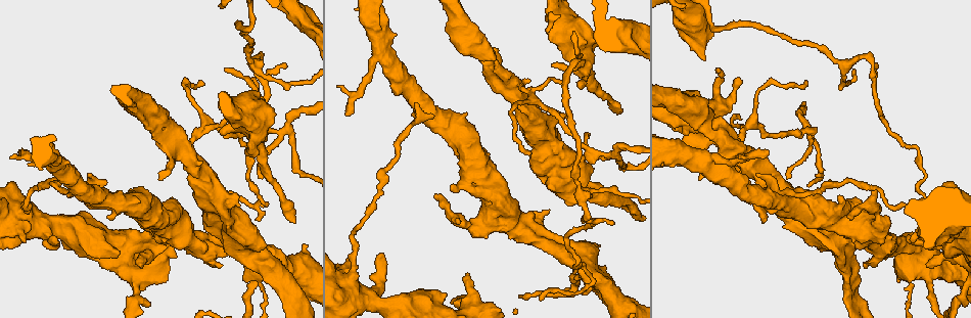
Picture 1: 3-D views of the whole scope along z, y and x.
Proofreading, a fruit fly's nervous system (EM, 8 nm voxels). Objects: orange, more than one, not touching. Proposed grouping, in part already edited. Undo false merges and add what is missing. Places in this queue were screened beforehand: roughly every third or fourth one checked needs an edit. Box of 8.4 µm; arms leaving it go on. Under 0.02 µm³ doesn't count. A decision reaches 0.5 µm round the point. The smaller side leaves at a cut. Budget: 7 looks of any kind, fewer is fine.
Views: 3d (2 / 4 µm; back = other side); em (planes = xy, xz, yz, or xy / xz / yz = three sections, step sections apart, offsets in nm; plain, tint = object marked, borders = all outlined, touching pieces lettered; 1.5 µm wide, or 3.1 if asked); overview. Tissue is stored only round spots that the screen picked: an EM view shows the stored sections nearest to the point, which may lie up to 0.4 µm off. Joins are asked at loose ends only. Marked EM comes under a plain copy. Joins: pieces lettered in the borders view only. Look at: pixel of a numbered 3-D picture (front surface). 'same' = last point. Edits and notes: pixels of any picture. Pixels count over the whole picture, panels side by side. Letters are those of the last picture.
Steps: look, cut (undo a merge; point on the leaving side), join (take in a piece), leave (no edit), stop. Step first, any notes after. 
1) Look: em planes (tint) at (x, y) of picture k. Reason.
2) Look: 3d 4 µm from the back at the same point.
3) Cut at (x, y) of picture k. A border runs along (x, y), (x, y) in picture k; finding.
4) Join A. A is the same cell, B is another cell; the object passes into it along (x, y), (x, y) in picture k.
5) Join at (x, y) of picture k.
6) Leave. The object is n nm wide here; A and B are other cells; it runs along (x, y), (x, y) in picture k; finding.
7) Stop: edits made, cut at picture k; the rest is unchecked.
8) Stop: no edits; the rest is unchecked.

Look: em yz step 8 (borders) at (847, 62) of picture 1. Thick turns thin.

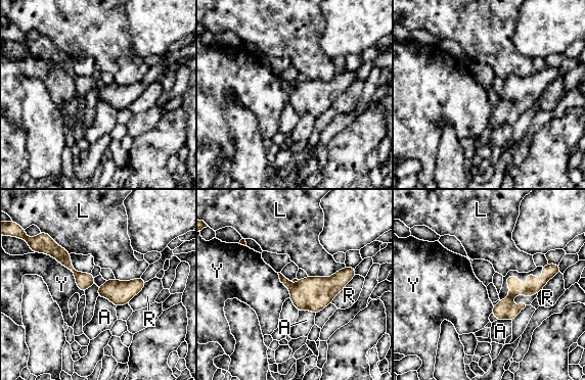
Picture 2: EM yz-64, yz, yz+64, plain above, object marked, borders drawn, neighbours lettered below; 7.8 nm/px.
Look: em planes (borders) at the same point.

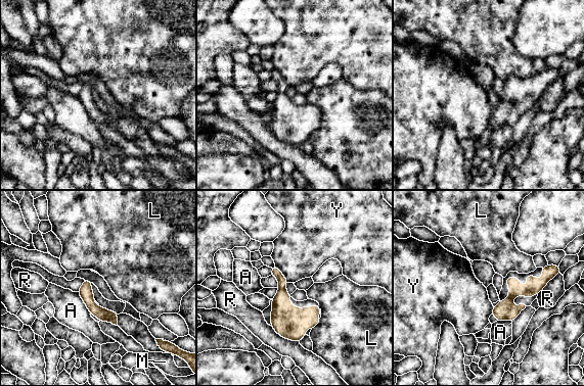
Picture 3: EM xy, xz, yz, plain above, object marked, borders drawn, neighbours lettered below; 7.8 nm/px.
Leave. The object is 140 nm wide here; the longest contact is with R, 280 nm; A, L, M, R and Y are other cells; all the same neuron.

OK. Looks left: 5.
Look: em yz step 8 (borders) at (618, 109) of picture 1. Branch stops here.

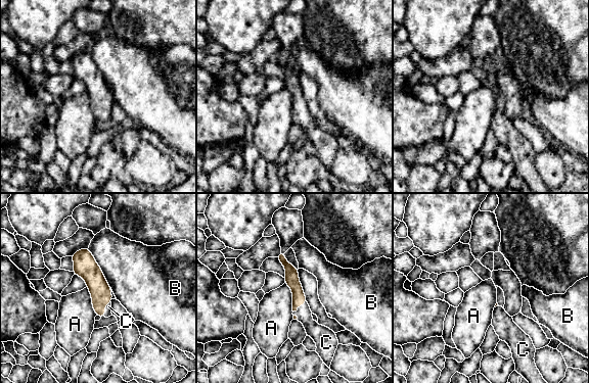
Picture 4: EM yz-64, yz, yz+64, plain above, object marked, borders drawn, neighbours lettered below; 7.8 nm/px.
Join C. C is the same cell, A and B are other cells; the object passes into it along (100, 291), (104, 308), (108, 306) in picture 4; it goes on there.

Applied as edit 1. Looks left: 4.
Look: overview.

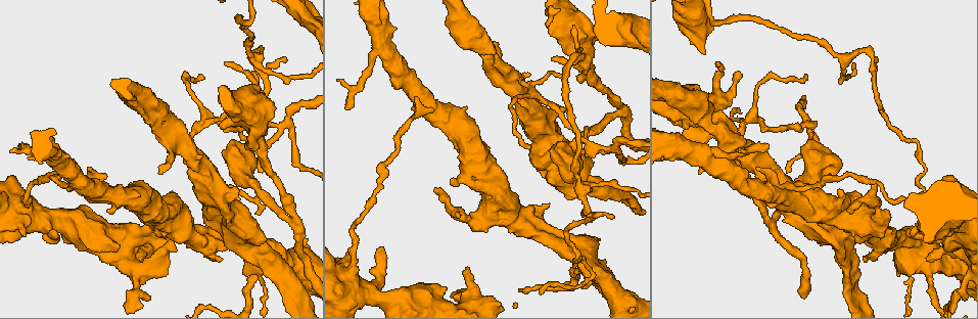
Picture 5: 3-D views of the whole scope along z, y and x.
Look: 3d 4 µm at (467, 267) of picture 5. Free end.

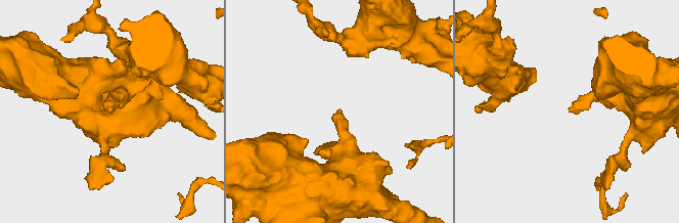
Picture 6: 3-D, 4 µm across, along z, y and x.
Look: em xz step 8 (tint) at (113, 110) of picture 6.

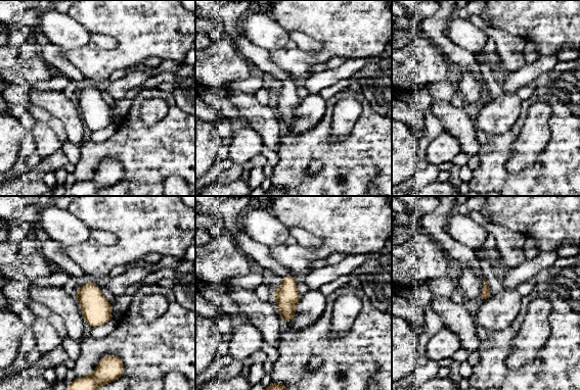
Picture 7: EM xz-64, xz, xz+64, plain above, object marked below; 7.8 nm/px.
Look: em planes (borders) at the same point. Cut it another way.

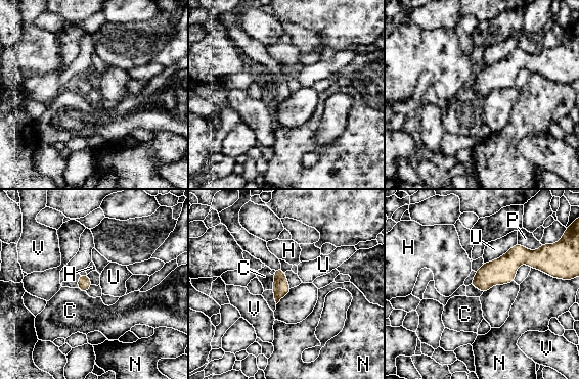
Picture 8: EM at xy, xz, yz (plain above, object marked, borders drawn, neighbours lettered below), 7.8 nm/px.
Leave. C, H, N, P, U and V are other cells; it runs along (540, 267), (514, 258), (474, 283) in picture 8; no lettered piece goes on from it.

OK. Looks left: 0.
Stop: edits made, join at picture 4; the rest is unchecked.

